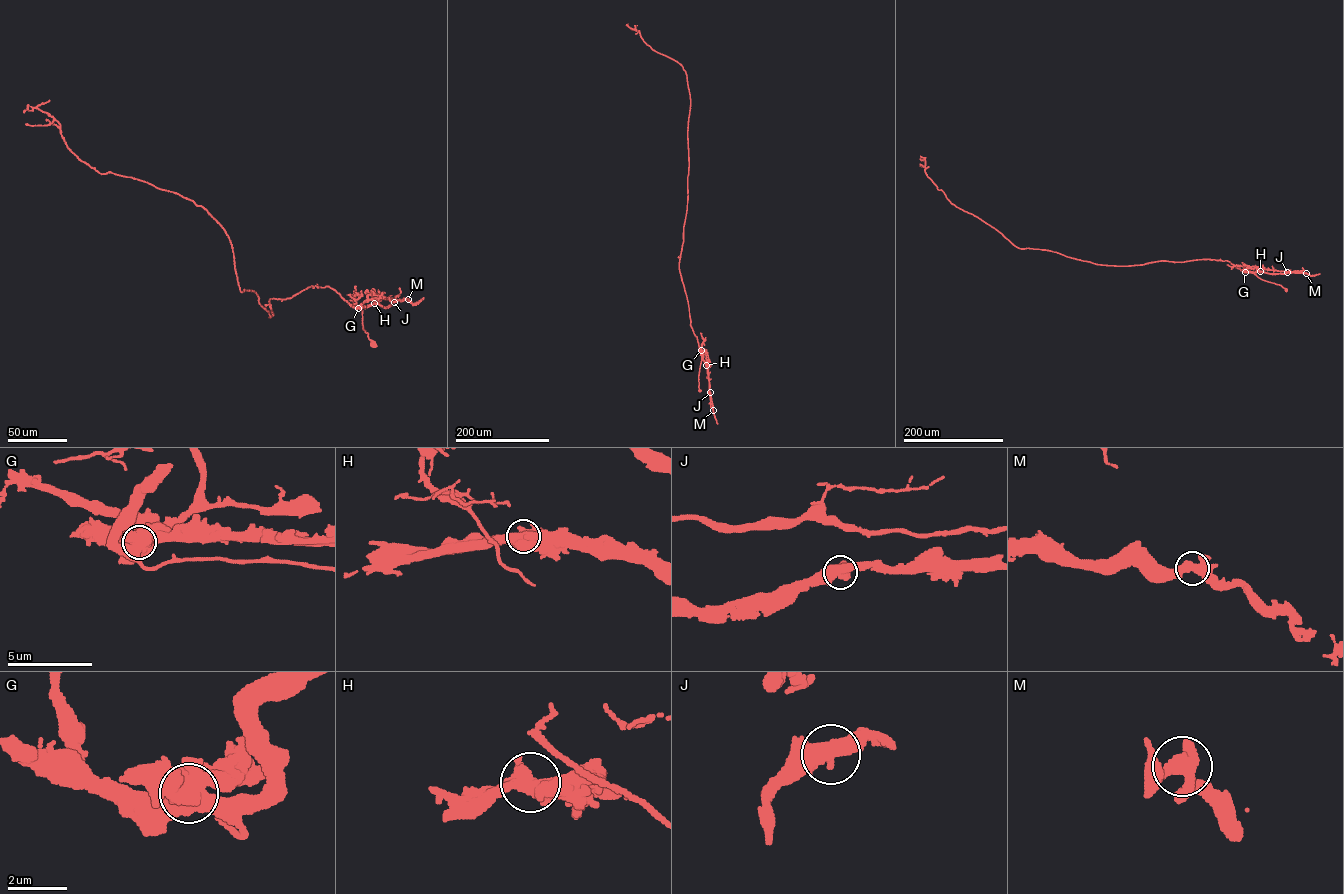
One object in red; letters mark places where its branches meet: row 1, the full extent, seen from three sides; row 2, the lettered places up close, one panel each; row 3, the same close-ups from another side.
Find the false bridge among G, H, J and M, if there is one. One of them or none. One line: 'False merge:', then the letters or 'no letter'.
False merge: G

